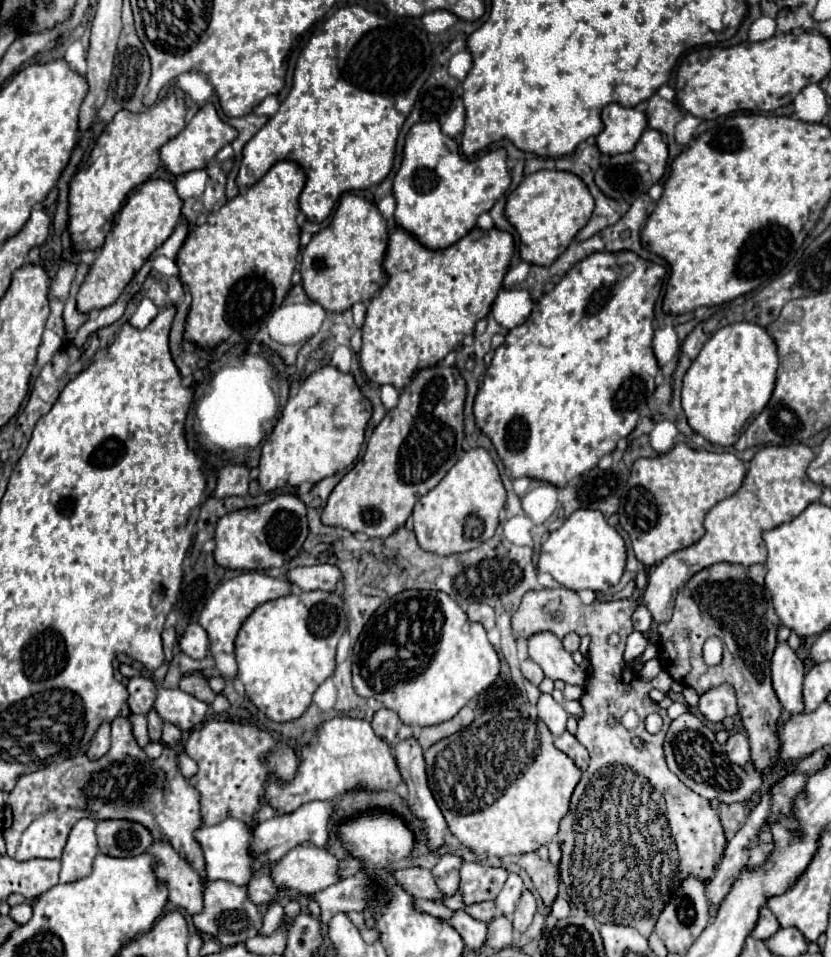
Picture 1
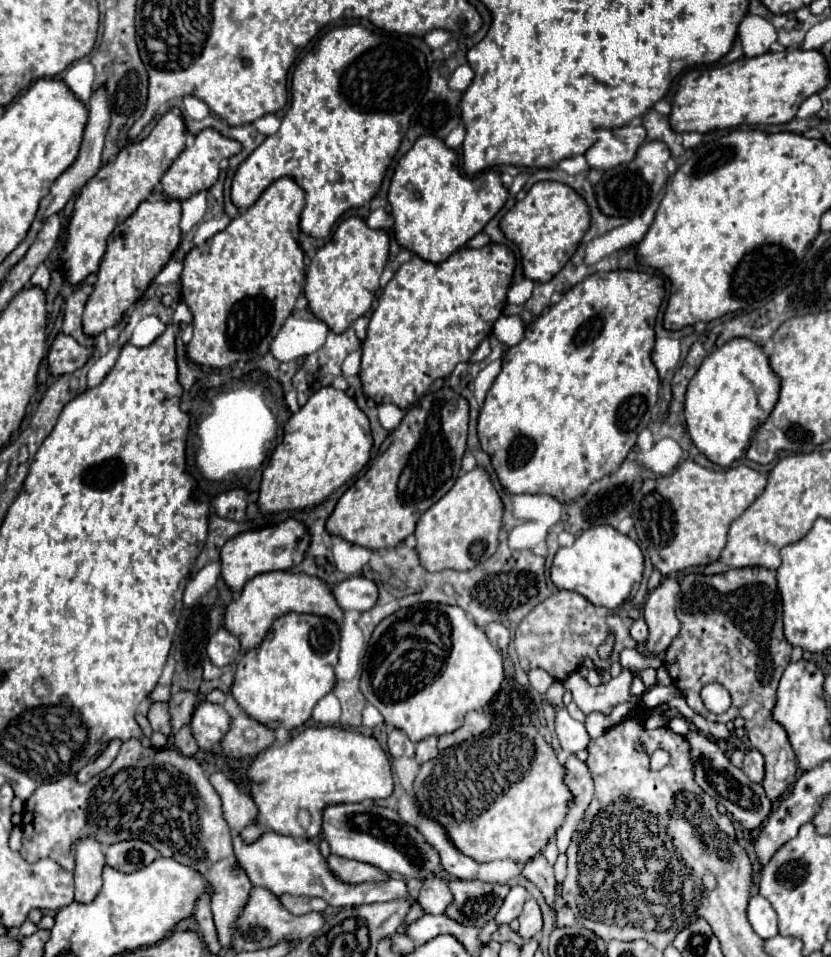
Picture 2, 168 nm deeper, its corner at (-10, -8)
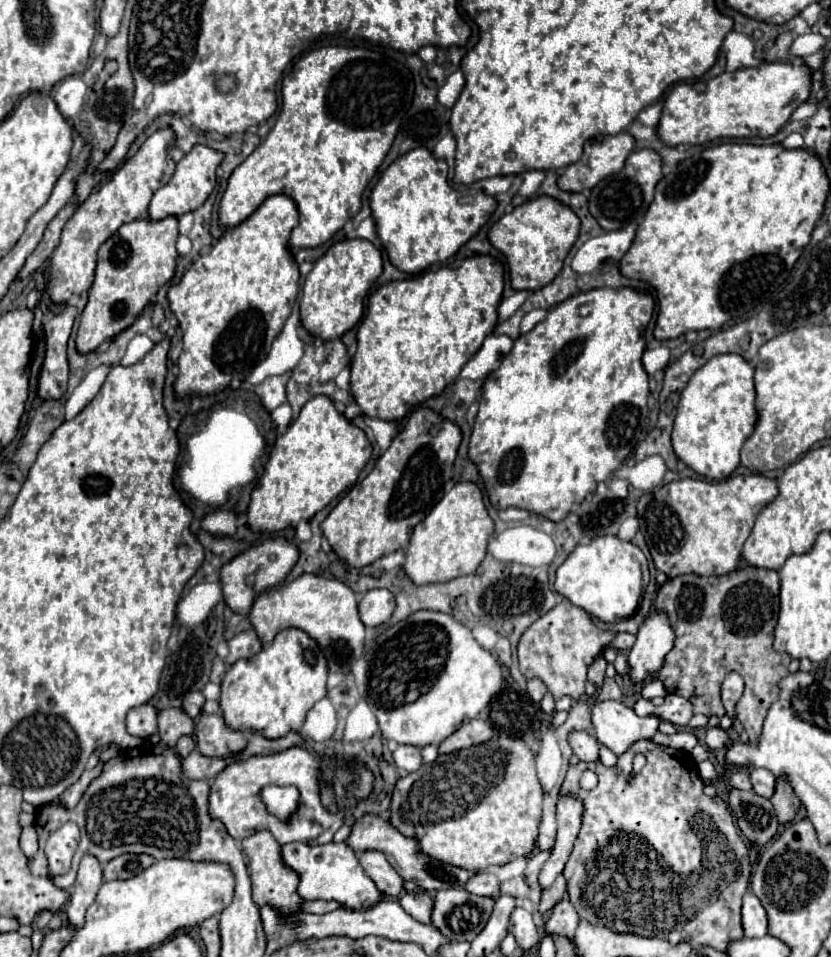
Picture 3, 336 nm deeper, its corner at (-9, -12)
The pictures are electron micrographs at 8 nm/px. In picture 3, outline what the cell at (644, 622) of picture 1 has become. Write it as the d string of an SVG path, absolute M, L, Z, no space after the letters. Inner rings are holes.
M620 632L616 638L614 638L614 642L612 642L612 648L618 648L618 650L630 650L632 646L634 646L634 640L636 640L636 636L634 634L630 634L630 632Z

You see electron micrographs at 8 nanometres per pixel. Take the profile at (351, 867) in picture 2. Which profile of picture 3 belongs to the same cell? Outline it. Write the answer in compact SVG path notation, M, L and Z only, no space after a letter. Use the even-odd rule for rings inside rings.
M362 852L360 864L364 866L364 872L372 882L386 894L396 898L402 892L402 878L396 874L396 870L388 864L382 852Z

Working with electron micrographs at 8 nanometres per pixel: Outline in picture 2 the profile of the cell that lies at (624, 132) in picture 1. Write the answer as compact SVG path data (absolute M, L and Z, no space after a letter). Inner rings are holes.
M629 124L613 130L597 128L595 142L585 152L585 160L593 170L609 170L619 164L631 162L643 142L645 132L641 124Z

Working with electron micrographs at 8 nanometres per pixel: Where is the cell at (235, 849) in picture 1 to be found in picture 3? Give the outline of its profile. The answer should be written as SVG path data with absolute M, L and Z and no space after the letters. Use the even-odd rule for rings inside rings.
M290 842L282 846L282 860L286 866L300 876L298 894L304 900L334 900L350 910L366 910L378 900L382 900L382 892L378 892L376 884L362 872L356 854L346 844L324 844L324 846L308 846L302 842Z

